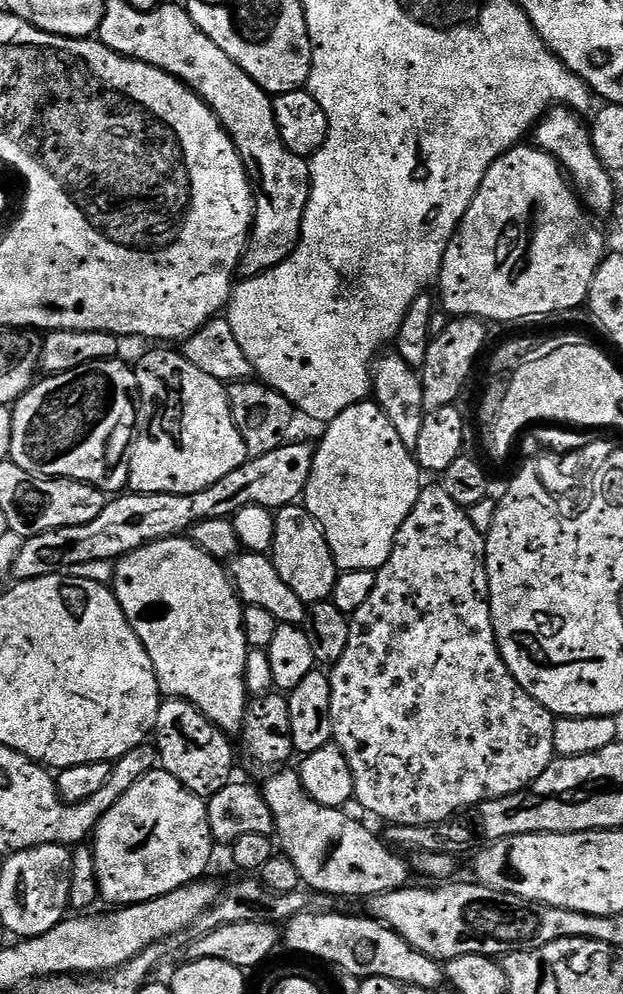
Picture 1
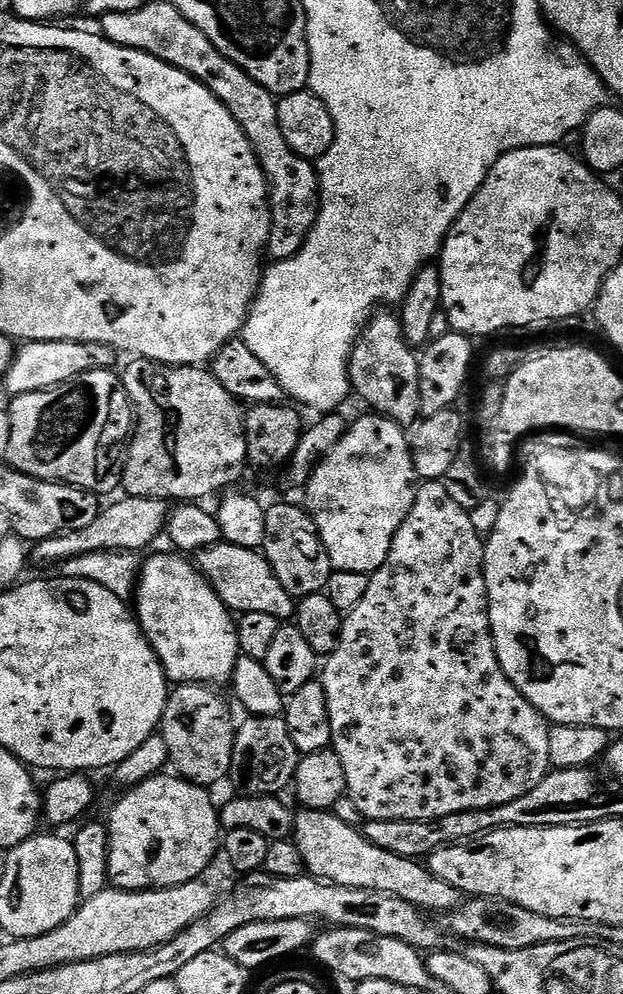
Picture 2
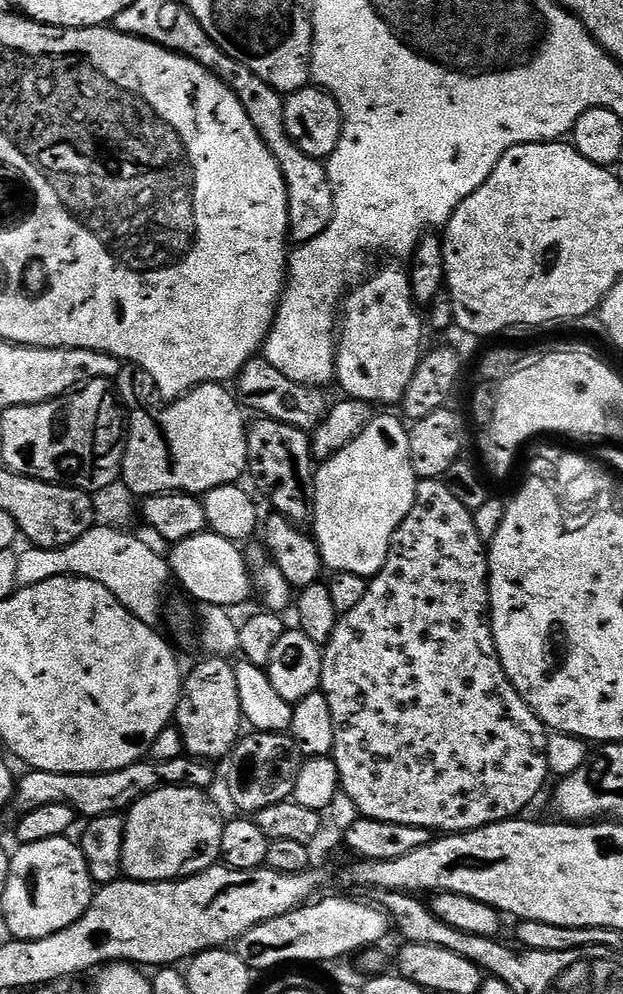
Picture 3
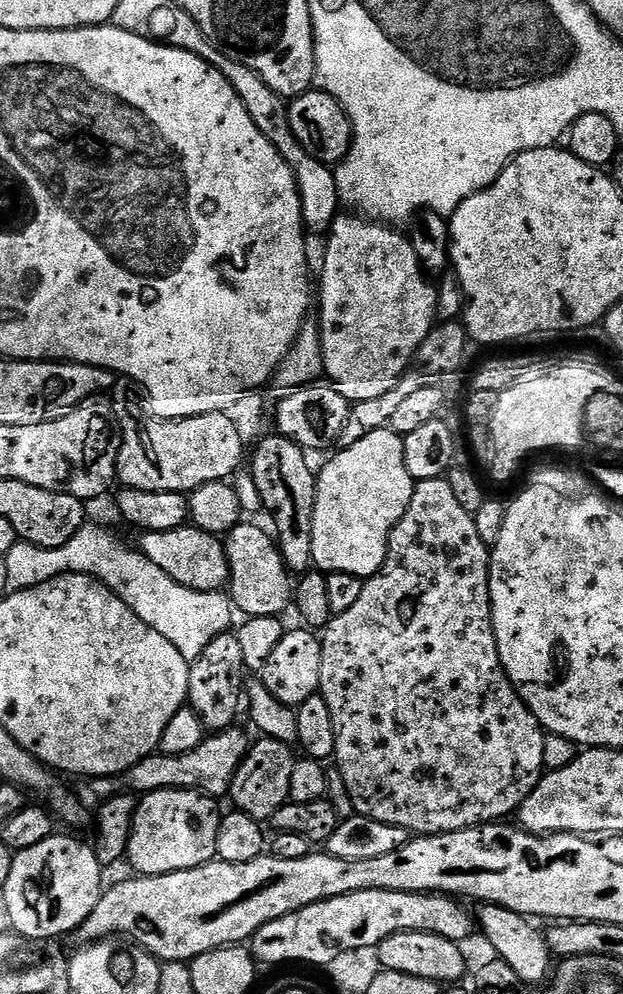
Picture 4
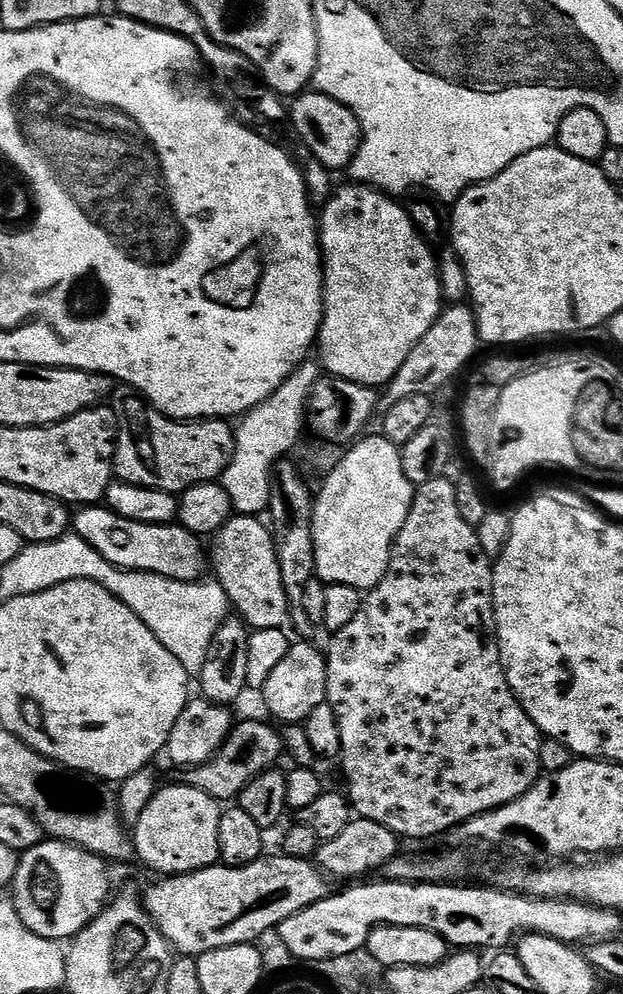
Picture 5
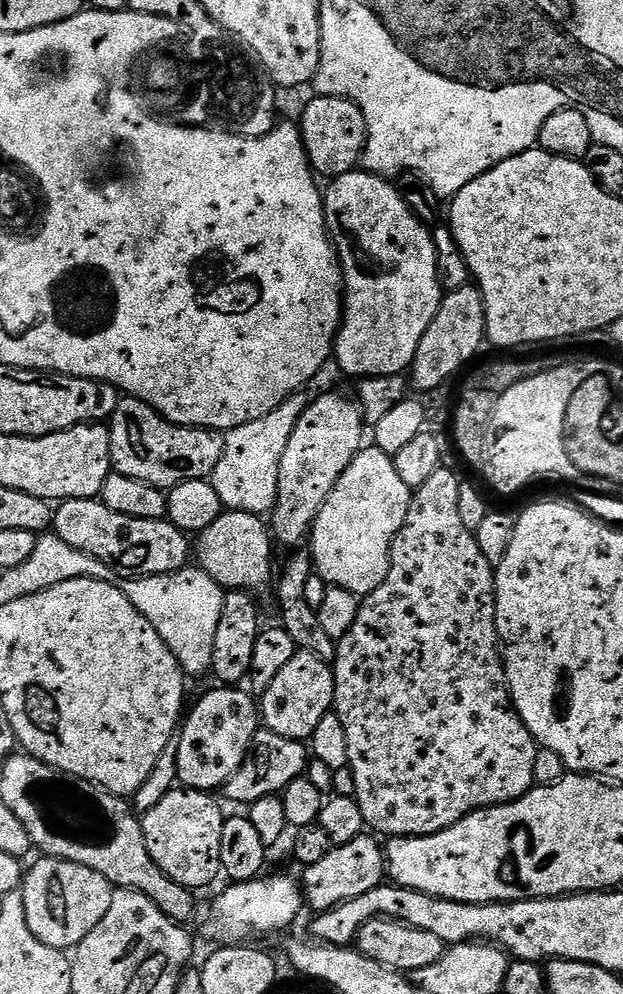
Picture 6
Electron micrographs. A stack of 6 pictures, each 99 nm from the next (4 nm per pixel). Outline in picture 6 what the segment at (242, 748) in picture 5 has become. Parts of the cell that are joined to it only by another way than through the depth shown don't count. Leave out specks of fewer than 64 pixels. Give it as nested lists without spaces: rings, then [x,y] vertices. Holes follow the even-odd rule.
[[[261,727],[254,734],[250,750],[242,762],[240,769],[225,782],[222,795],[236,804],[251,806],[258,798],[283,793],[290,782],[301,779],[307,773],[310,759],[310,748],[303,740],[282,738],[282,734],[274,734],[270,729]]]

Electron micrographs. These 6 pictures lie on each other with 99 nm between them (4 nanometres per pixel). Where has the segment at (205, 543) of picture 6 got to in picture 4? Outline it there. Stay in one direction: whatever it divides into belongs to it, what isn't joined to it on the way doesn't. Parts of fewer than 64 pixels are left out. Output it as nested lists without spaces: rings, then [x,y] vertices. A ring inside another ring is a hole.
[[[241,522],[227,533],[224,545],[228,560],[228,590],[237,611],[249,619],[285,615],[284,612],[291,609],[294,600],[294,582],[271,533]]]

